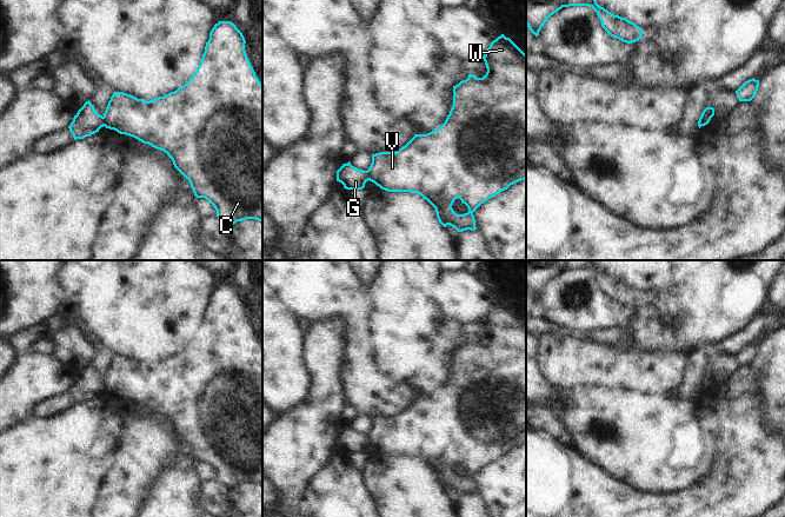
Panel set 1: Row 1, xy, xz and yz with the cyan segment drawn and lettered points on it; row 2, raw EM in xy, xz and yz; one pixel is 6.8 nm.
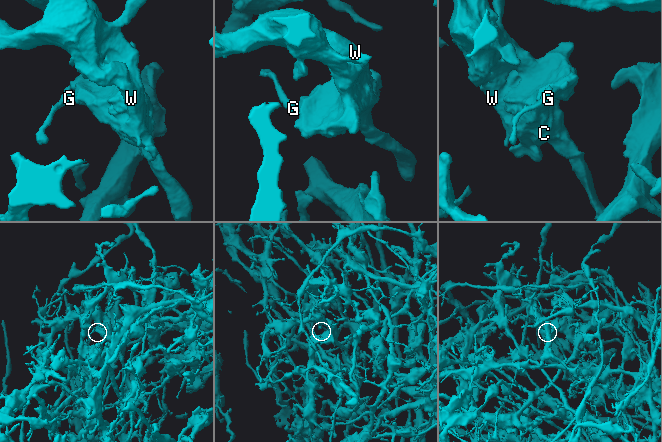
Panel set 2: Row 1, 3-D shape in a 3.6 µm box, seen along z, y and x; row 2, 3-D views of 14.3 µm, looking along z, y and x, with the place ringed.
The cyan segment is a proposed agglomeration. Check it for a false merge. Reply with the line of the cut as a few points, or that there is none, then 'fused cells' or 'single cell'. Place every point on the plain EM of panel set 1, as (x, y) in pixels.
cut in xy along (102, 380), (105, 389); fused cells

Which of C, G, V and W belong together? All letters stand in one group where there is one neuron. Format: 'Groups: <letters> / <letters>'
Groups: C V W / G

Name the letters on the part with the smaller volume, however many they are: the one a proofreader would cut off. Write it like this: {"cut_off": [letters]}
{"cut_off": ["G"]}

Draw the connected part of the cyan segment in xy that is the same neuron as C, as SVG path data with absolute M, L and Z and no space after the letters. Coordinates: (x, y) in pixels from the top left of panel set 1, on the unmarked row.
M219 285L209 296L201 325L192 342L177 354L145 365L114 356L104 377L105 391L164 415L189 445L197 462L205 462L228 490L237 485L262 485L262 349L247 322L246 304L231 285Z

